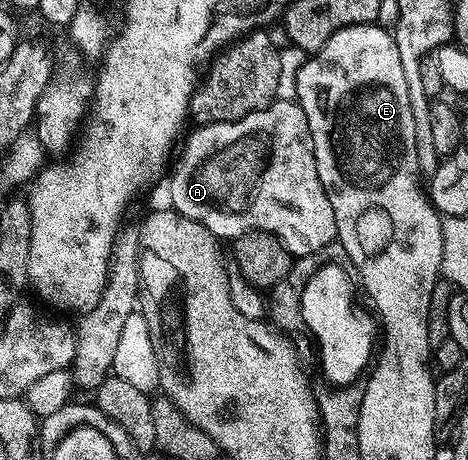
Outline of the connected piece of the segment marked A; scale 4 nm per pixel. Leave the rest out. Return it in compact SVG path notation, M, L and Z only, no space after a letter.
M277 100L264 110L250 112L250 116L237 122L215 122L209 126L196 126L193 131L167 179L168 194L172 197L171 209L202 224L202 228L206 228L217 240L238 239L245 230L265 230L296 258L318 252L337 241L334 208L322 188L322 180L318 180L314 140L299 104Z

